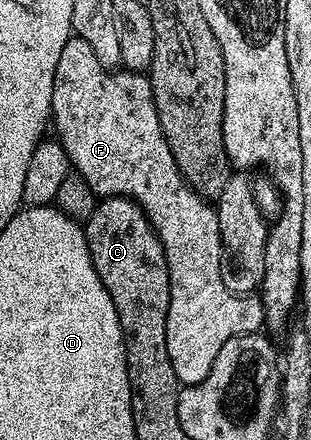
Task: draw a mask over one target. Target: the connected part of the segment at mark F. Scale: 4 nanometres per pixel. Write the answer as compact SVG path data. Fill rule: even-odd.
M72 35L65 43L65 47L61 47L61 59L57 59L57 71L53 79L51 121L53 122L53 133L55 129L54 136L60 144L63 145L68 155L70 168L74 170L74 172L82 175L85 179L85 183L89 183L89 187L93 192L100 198L131 198L132 201L136 201L137 204L143 208L143 214L146 215L147 221L155 228L155 234L161 239L161 247L165 251L165 259L169 267L169 315L167 316L167 326L165 327L165 343L169 347L169 363L173 363L173 375L179 381L180 386L201 383L201 379L205 379L205 375L209 375L209 367L213 367L213 359L217 359L217 354L220 353L221 347L225 347L227 340L233 339L237 335L257 333L264 328L263 302L258 296L238 297L238 295L227 286L227 281L223 278L223 257L225 258L225 250L223 248L223 240L219 234L219 220L215 214L214 204L212 204L210 200L204 199L192 191L190 185L187 184L187 180L181 175L181 171L173 159L173 151L169 151L169 143L165 139L165 135L161 131L161 123L157 119L150 76L130 71L109 72L108 69L99 62L97 55L93 55L93 47L89 47L89 43L85 43L85 39Z

